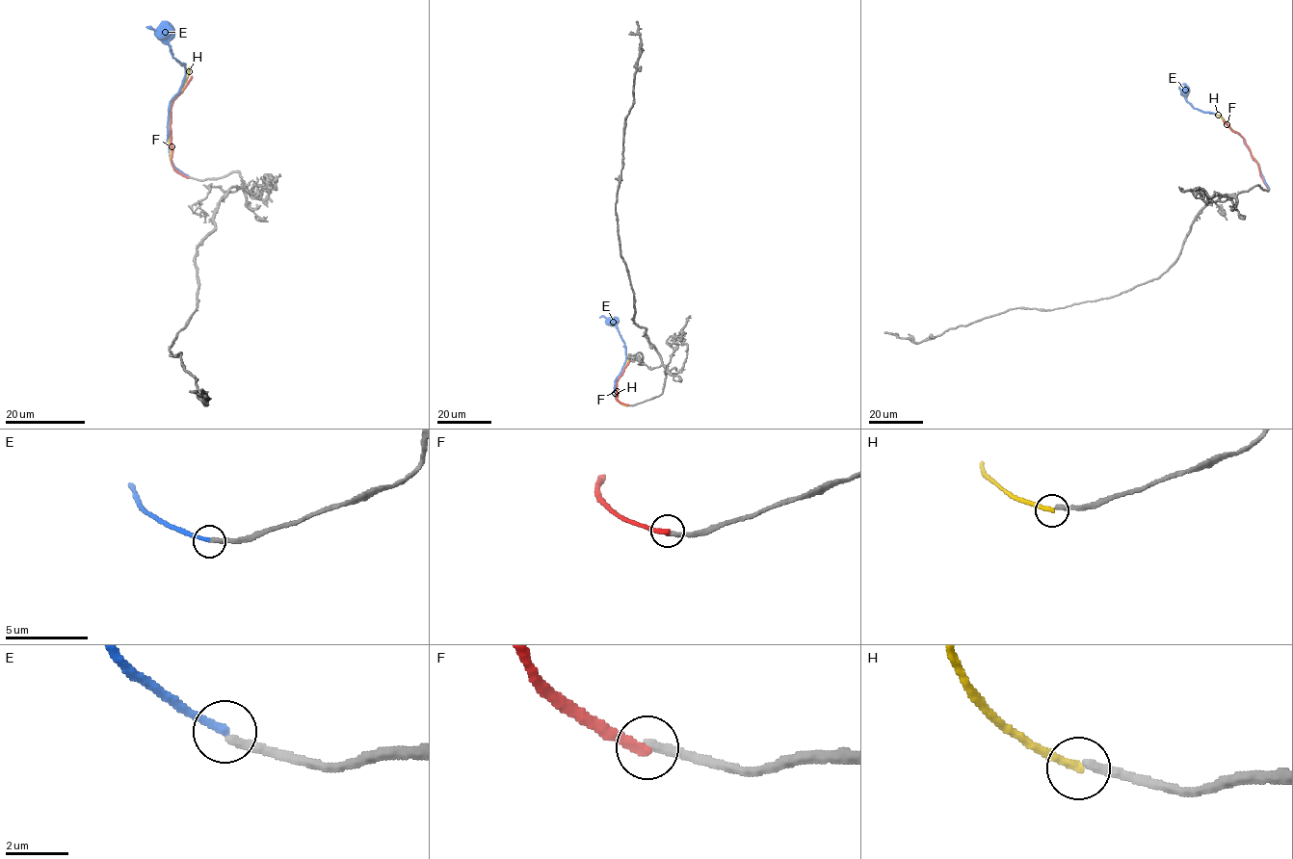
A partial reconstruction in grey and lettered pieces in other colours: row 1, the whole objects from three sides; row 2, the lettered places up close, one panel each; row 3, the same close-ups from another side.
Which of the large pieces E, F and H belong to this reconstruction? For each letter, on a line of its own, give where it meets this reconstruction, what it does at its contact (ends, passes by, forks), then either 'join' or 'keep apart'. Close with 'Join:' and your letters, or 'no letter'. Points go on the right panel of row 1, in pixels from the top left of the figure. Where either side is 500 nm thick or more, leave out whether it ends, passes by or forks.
E: (1269, 188) | it ends | join
F: (1268, 189) | it ends | keep apart
H: (1269, 189) | it ends | keep apart
Join: E

